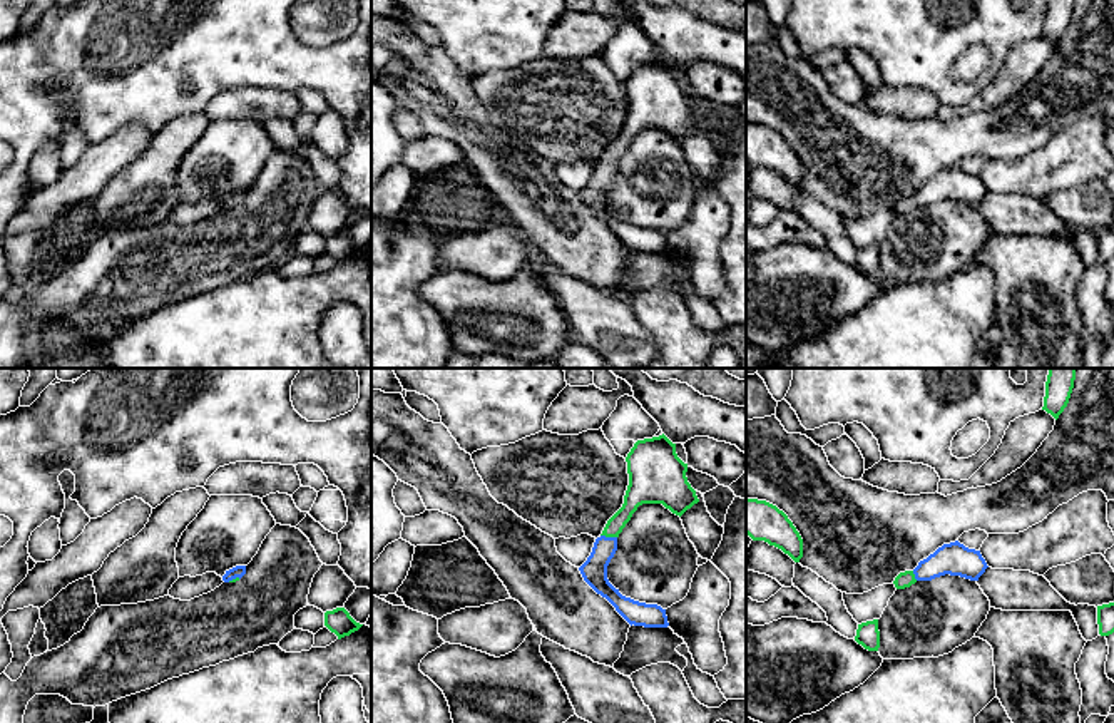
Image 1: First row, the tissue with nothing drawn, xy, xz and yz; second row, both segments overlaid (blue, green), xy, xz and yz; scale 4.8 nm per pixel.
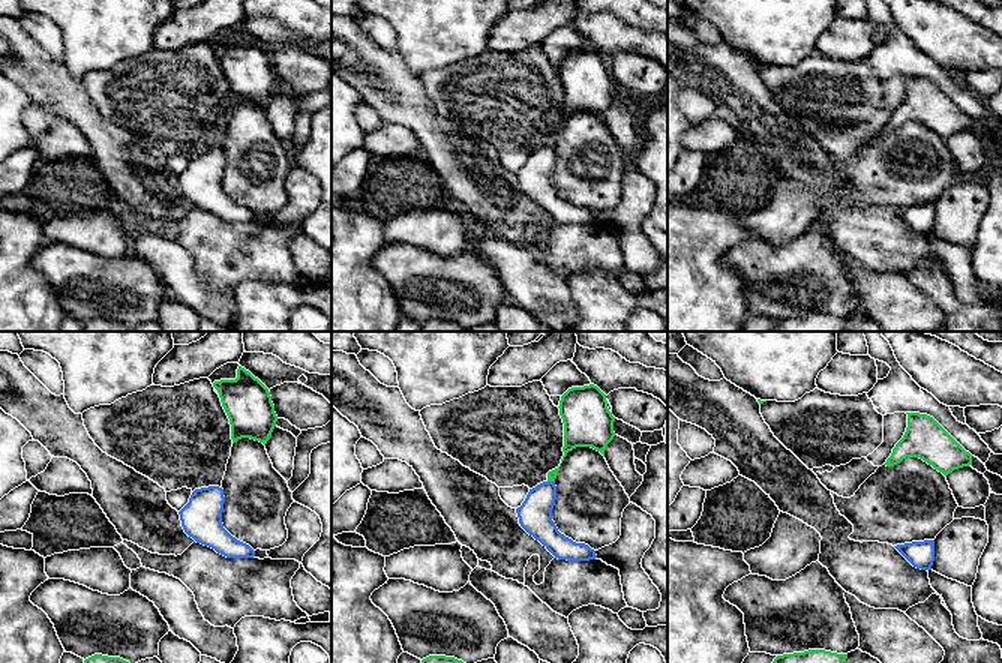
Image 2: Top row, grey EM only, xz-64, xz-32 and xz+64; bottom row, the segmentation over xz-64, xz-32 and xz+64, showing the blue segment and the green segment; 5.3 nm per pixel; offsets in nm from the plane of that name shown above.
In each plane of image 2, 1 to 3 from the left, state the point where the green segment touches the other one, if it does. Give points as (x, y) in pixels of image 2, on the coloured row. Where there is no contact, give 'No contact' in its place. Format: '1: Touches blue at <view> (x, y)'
1: No contact
2: Touches blue at xz-32 (551, 482)
3: No contact

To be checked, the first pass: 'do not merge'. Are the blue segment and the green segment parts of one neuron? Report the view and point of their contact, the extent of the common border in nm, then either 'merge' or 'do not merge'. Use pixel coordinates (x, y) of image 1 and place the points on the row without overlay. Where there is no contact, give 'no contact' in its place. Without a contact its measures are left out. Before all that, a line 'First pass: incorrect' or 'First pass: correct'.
First pass: incorrect
xz (609, 163) | 80 nm | merge

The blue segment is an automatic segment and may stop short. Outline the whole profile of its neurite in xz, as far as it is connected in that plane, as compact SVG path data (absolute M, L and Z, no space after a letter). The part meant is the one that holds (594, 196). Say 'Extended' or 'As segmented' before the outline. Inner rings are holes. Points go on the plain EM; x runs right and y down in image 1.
Extended. M664 59L637 65L626 82L629 110L622 132L607 146L587 186L579 192L584 206L632 251L667 253L666 234L626 223L607 204L607 191L617 176L617 162L642 129L662 129L676 141L699 127L687 107L684 89Z

